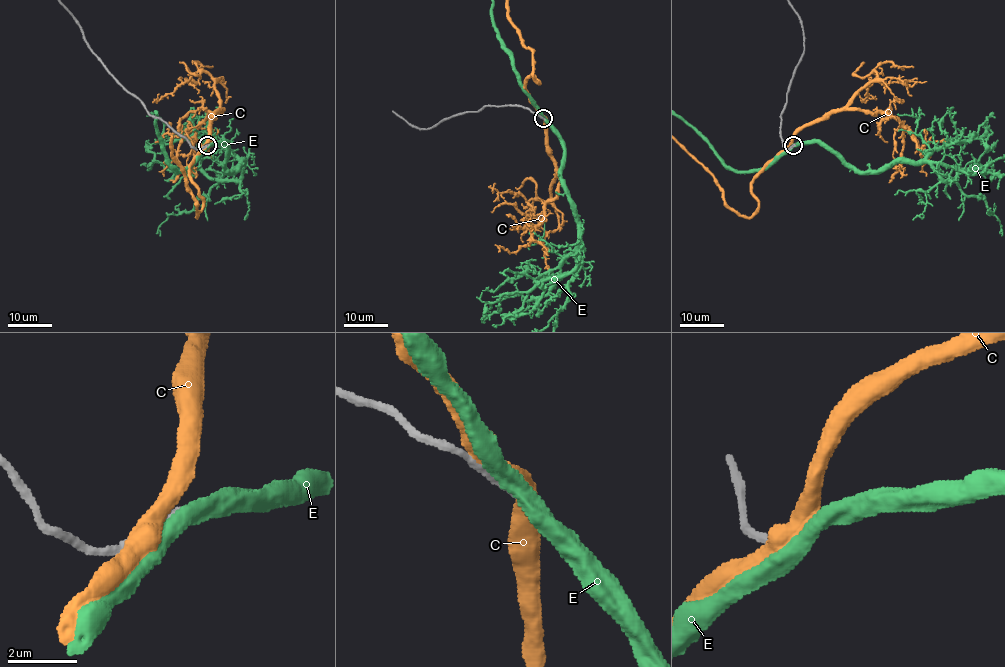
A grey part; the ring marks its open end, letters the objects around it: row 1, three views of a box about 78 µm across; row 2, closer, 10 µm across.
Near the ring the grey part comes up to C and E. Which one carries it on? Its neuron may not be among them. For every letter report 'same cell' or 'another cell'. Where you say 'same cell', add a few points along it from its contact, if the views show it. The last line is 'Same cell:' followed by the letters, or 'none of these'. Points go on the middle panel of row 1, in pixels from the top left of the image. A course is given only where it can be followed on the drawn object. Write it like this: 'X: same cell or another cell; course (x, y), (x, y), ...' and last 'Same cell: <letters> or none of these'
C: another cell
E: same cell
Same cell: E

